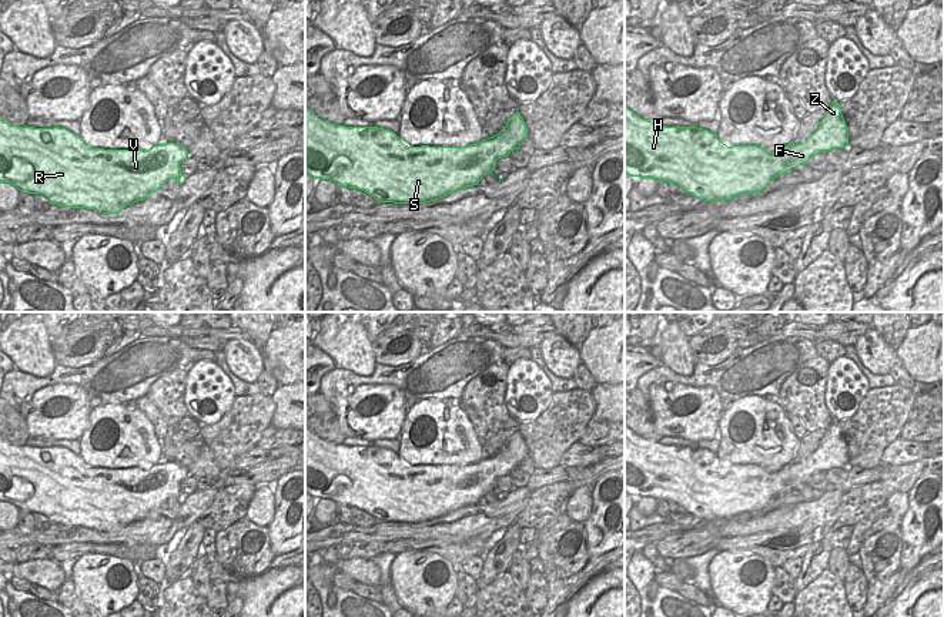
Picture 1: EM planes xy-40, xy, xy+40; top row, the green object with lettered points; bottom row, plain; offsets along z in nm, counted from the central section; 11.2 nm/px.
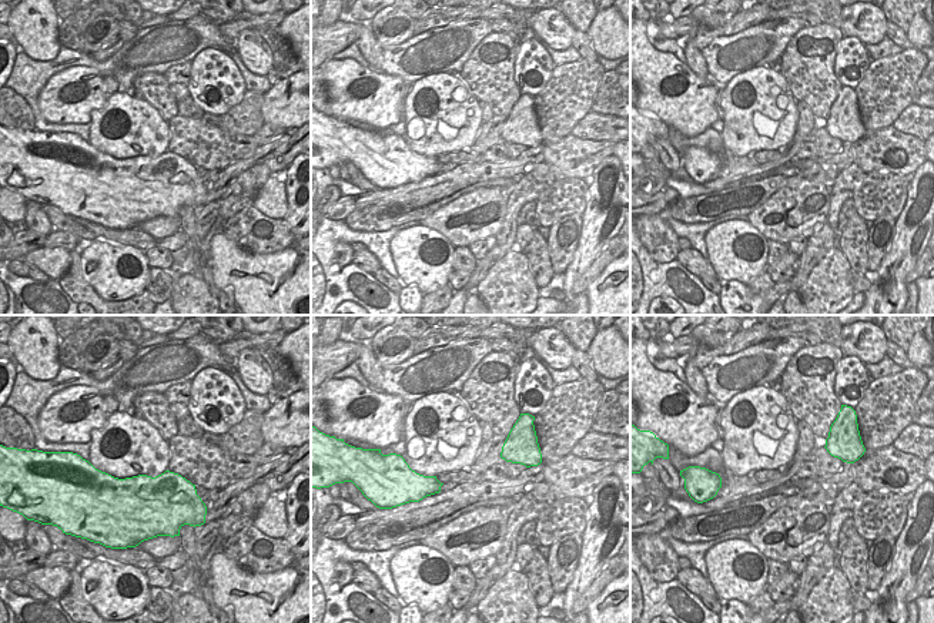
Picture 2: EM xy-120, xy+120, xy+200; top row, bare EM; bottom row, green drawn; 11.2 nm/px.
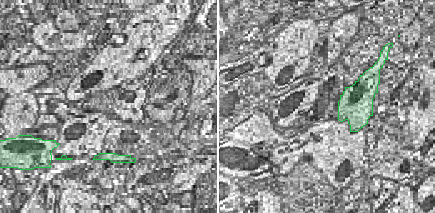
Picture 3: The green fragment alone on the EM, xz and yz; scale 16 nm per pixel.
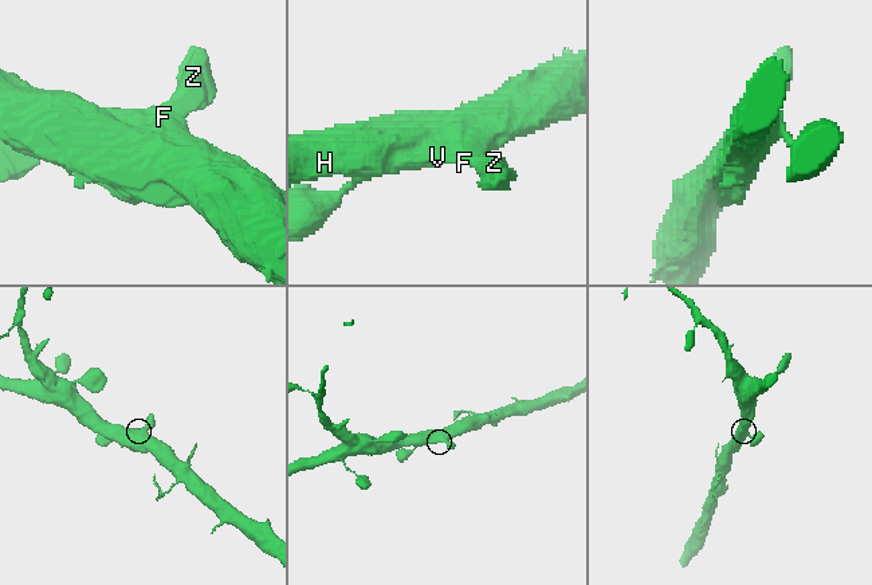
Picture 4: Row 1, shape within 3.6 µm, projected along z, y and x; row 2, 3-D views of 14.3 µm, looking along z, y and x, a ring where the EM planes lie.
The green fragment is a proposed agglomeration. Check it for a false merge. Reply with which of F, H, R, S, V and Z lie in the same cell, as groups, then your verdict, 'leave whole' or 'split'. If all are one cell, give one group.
F H R S V Z; leave whole

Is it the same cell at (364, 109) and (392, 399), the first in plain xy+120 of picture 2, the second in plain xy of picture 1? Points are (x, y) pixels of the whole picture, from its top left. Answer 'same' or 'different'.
same

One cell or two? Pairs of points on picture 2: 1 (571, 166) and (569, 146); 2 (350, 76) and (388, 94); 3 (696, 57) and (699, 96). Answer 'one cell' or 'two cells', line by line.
1: one cell
2: one cell
3: two cells

